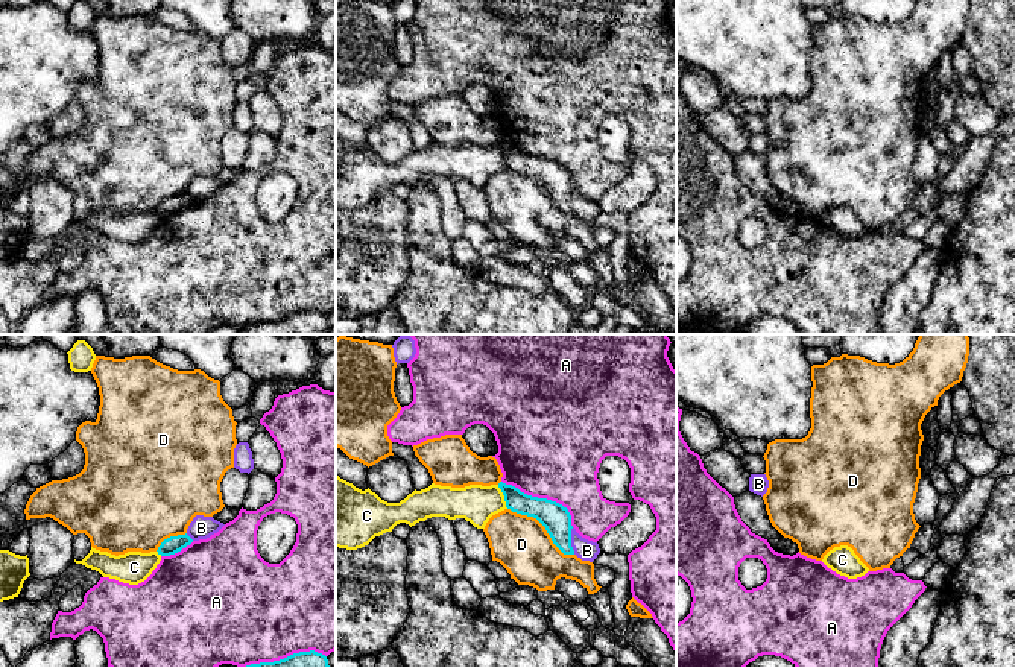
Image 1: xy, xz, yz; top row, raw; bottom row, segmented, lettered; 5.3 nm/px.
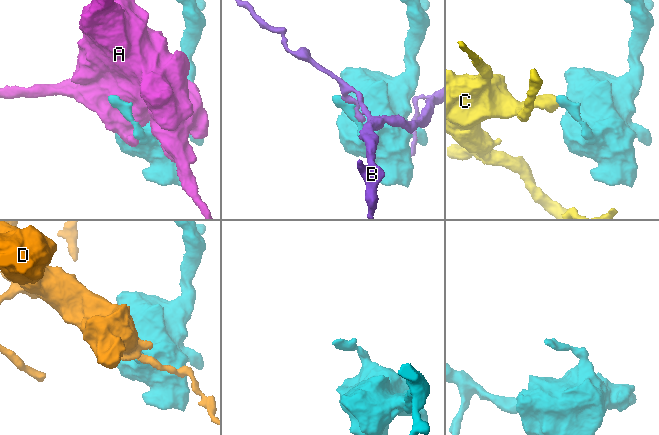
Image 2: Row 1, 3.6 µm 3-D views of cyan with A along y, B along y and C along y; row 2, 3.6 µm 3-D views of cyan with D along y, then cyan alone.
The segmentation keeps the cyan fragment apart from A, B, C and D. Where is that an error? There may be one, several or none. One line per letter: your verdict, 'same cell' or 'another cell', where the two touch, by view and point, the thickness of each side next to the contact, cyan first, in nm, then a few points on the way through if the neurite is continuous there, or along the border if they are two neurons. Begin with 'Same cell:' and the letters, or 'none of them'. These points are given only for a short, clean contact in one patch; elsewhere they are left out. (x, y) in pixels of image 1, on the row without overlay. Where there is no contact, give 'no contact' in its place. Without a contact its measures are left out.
Same cell: none of them
A: another cell | xz (543, 158) | 150/500 nm
B: another cell | xz (570, 201) | 150/110 nm
C: another cell | xz (505, 157) | 140/200 nm | along xz (497, 145), (508, 167)
D: another cell | xz (544, 186) | 150/300 nm

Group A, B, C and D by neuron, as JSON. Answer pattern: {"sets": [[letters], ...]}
{"sets": [["A"], ["B"], ["C"], ["D"]]}

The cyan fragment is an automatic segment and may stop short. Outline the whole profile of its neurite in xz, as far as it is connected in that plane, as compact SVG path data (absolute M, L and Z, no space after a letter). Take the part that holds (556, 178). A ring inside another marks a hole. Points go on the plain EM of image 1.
M503 141L498 143L498 147L504 155L508 169L536 178L564 214L574 214L571 207L571 175L567 167L547 158L527 155Z

